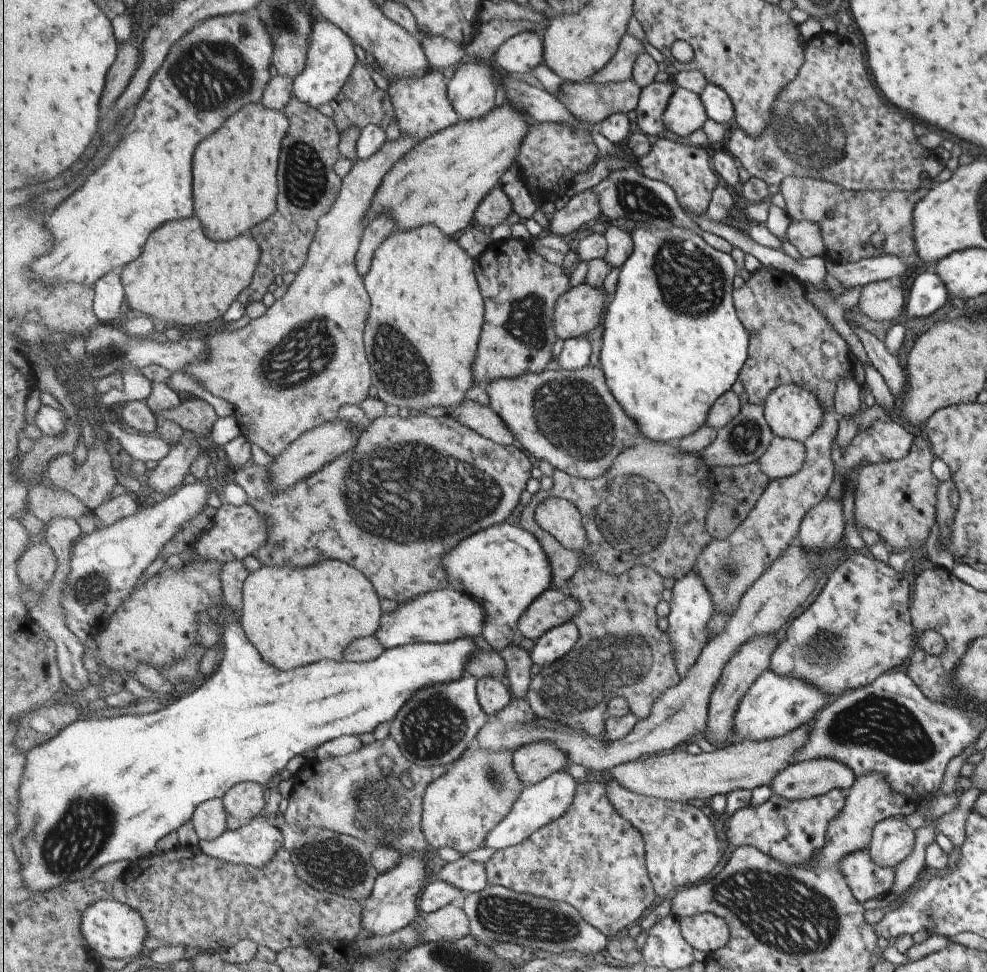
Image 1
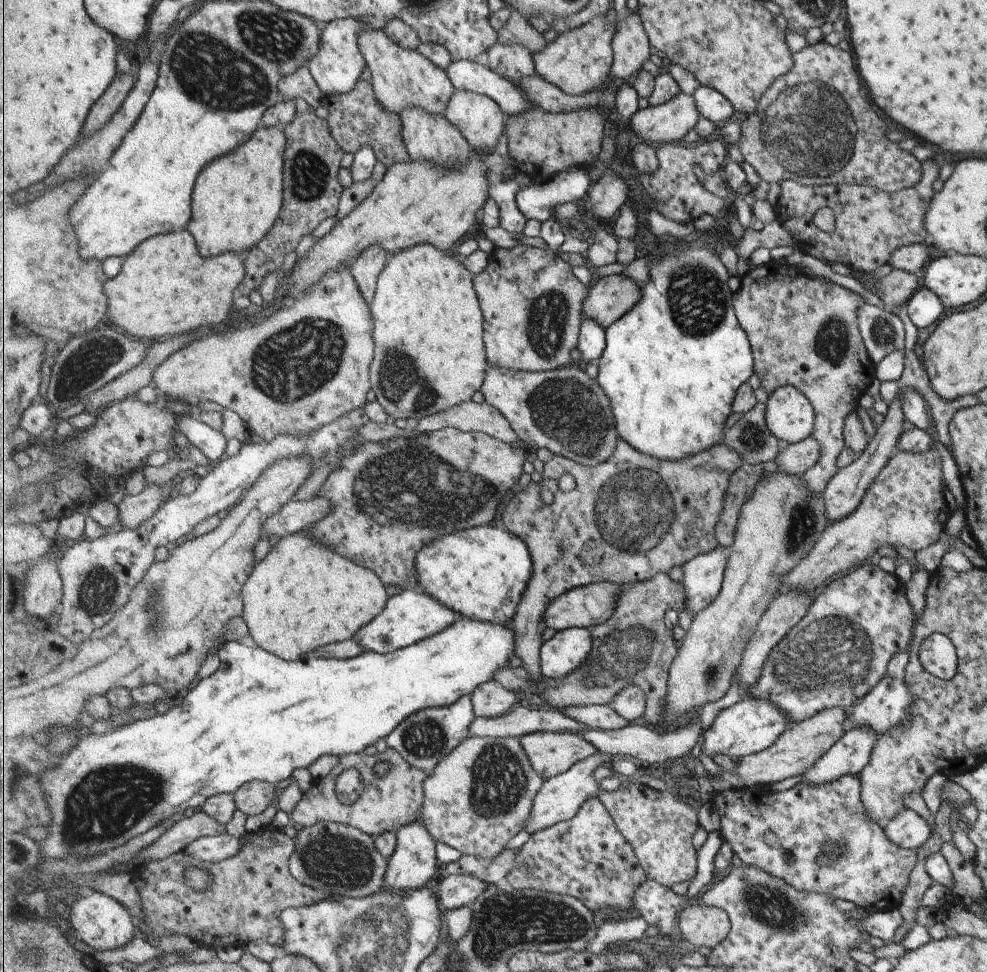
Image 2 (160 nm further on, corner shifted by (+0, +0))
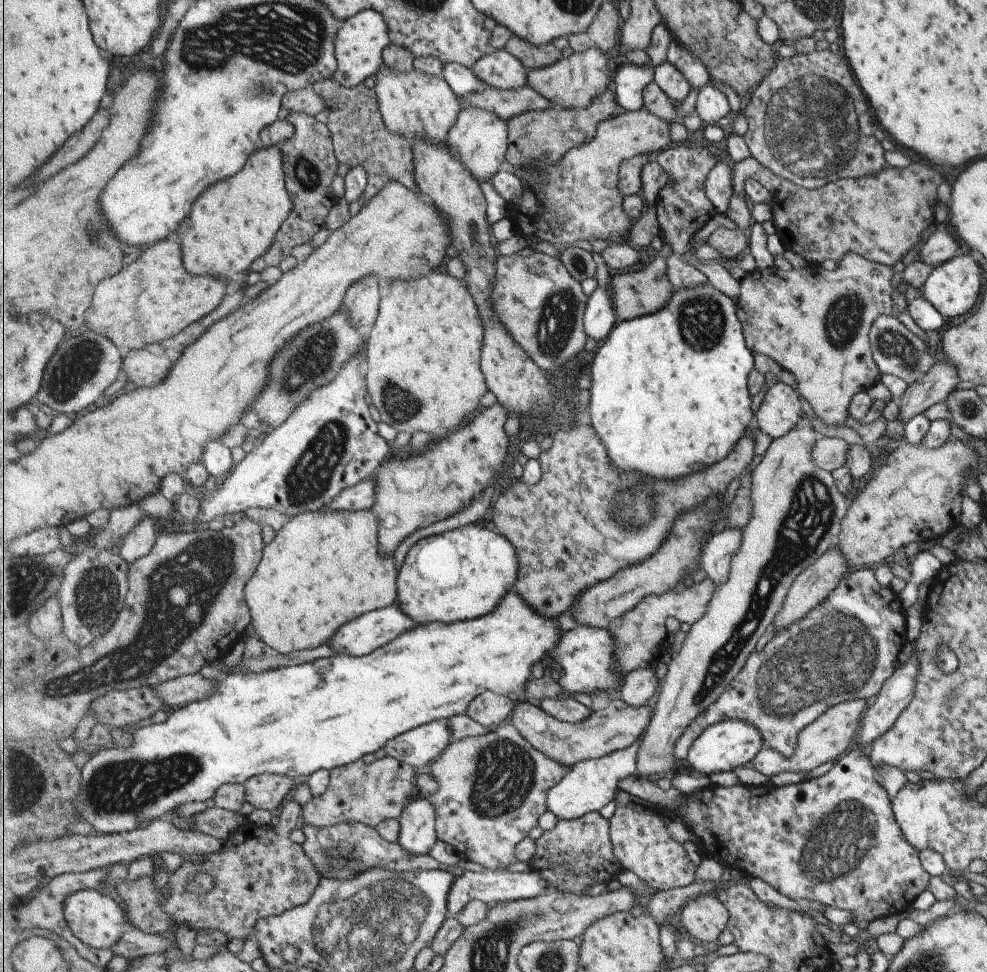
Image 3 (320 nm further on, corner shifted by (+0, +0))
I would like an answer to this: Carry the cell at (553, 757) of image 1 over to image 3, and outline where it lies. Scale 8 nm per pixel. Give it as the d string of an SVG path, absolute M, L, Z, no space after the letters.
M613 697L605 708L593 711L592 715L583 722L570 723L551 716L541 706L537 707L535 704L521 701L512 710L512 723L535 748L573 768L581 761L598 759L616 750L633 746L648 730L655 711L654 702L642 707L634 707L620 697Z

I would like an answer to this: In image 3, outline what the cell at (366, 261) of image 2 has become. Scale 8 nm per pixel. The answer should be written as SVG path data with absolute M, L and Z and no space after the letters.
M376 276L365 277L348 288L344 308L352 314L352 324L361 332L371 332L380 315L381 290Z

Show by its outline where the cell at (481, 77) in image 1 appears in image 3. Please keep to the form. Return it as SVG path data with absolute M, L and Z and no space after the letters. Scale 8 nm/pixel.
M463 109L456 126L449 133L446 148L451 156L457 157L468 166L478 181L485 182L499 171L506 169L510 132L508 123L497 115L483 109Z

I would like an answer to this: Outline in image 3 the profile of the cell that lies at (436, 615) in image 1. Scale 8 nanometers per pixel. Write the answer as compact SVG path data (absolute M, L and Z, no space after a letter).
M397 600L391 606L371 611L351 623L345 623L327 644L333 642L337 654L360 657L375 652L377 648L395 640L399 634L415 628L415 622Z

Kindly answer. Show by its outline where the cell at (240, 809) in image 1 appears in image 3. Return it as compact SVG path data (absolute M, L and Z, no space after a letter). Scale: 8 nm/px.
M263 773L249 779L246 785L246 802L254 808L275 810L287 799L291 788L298 781L279 773Z

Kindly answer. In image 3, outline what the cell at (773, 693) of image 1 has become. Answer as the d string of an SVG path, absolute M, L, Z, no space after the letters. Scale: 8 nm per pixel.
M728 720L709 727L688 752L687 761L701 774L717 774L717 772L733 771L739 766L745 766L761 752L763 737L755 725L745 721Z

